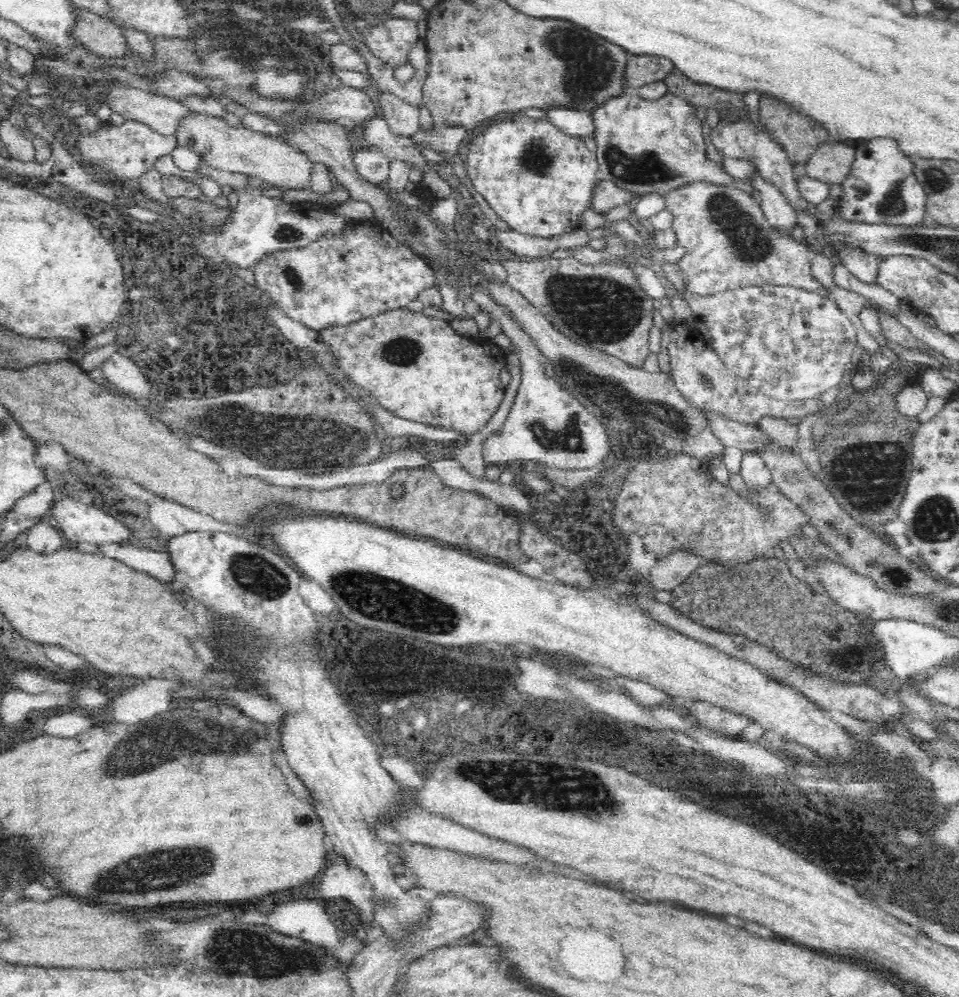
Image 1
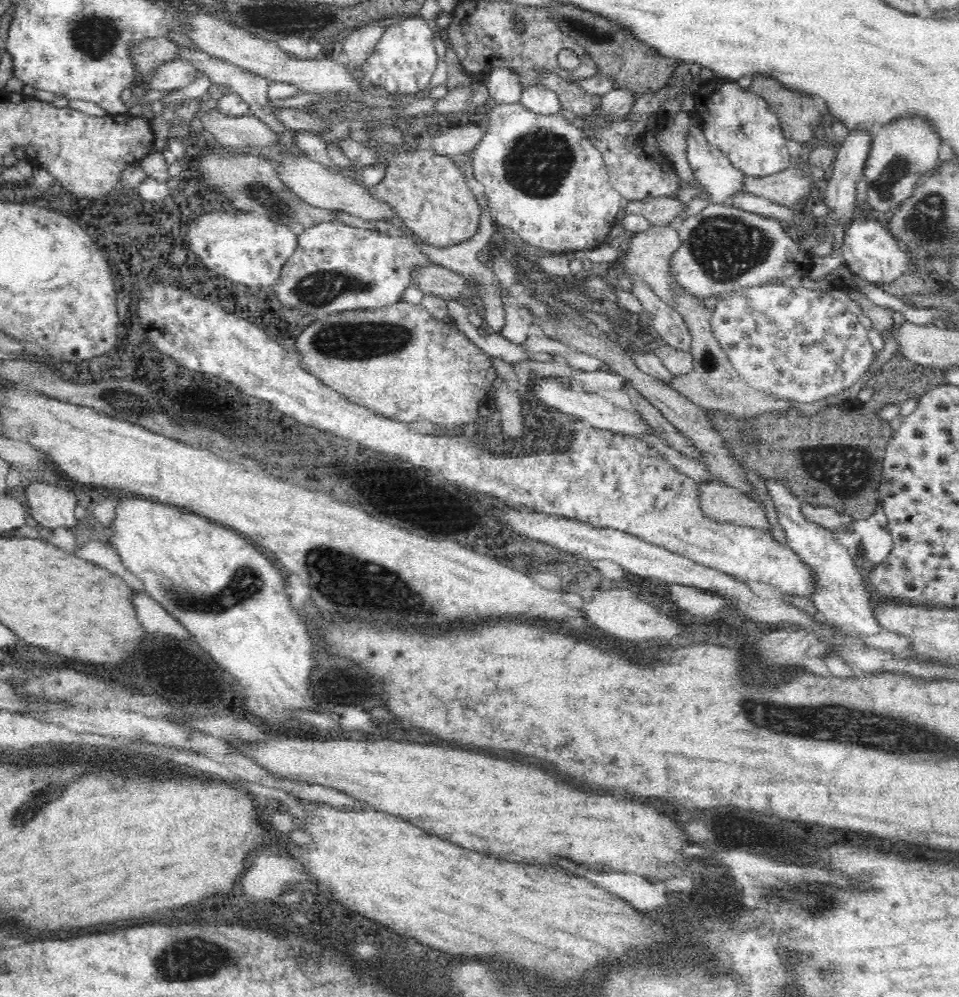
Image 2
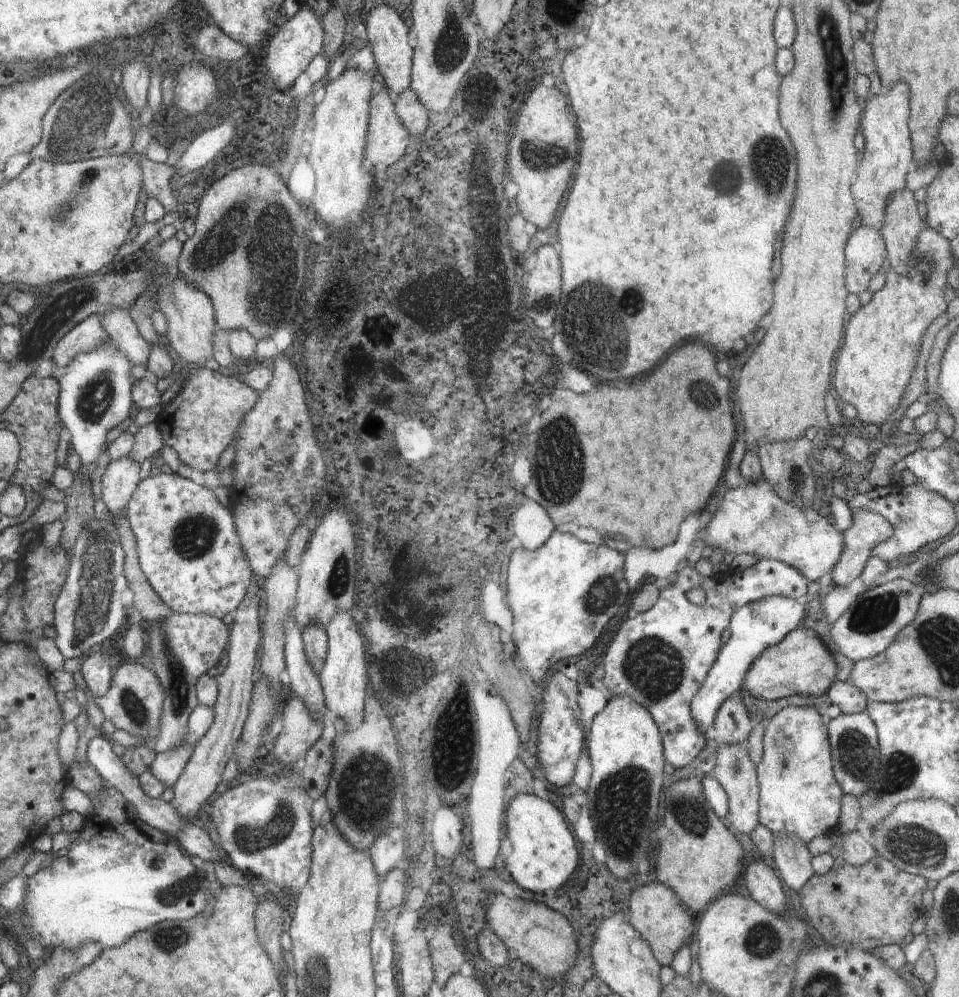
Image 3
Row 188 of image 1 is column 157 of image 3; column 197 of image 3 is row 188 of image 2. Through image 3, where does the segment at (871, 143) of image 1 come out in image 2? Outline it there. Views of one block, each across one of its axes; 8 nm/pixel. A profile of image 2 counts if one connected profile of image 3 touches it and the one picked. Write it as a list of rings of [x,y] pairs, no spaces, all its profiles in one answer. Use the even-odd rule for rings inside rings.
[[[902,116],[875,131],[863,170],[868,185],[865,204],[880,215],[898,210],[906,198],[914,194],[914,188],[930,174],[941,145],[939,134],[921,116]]]

